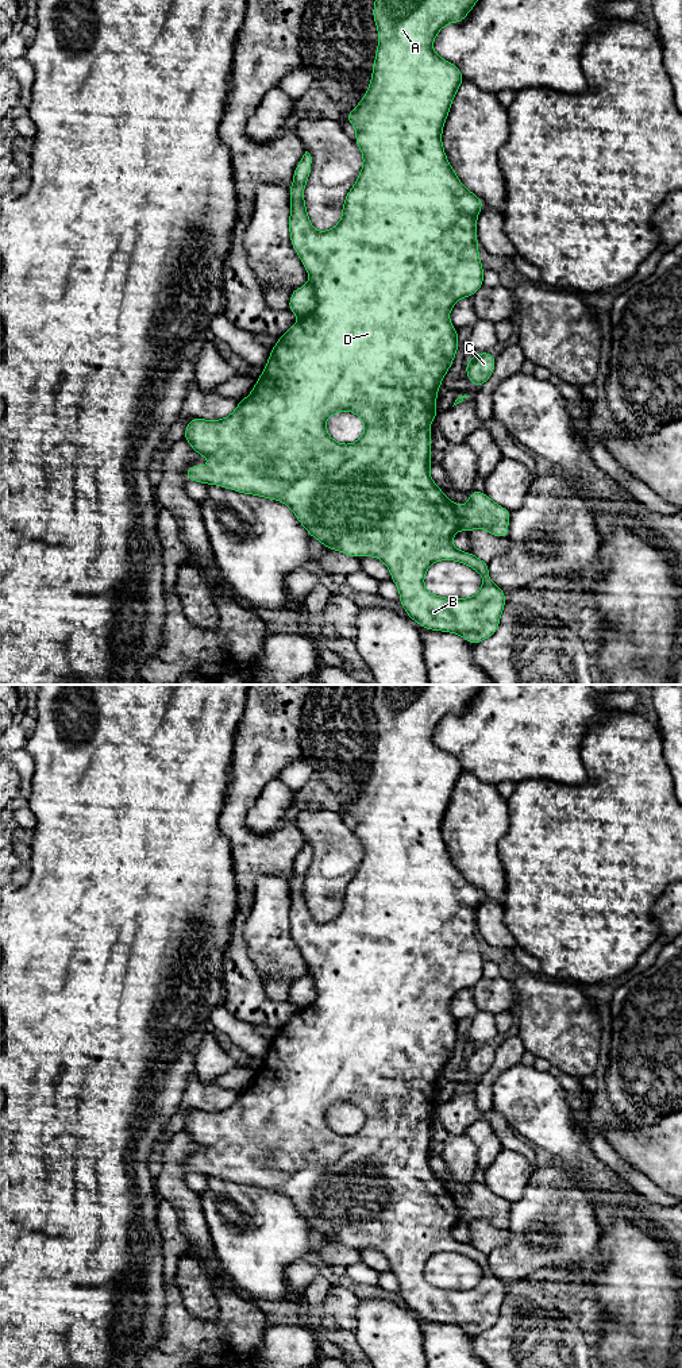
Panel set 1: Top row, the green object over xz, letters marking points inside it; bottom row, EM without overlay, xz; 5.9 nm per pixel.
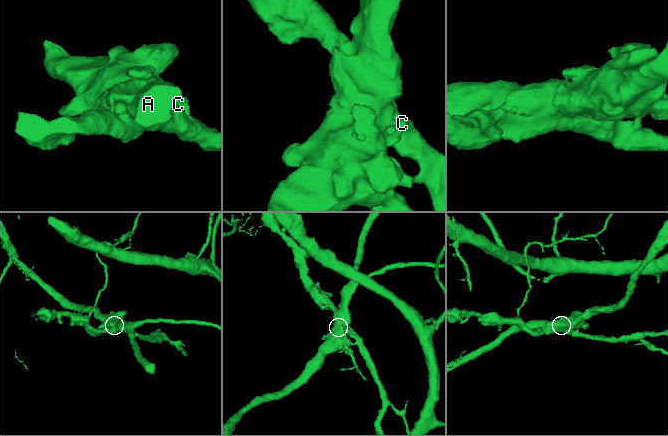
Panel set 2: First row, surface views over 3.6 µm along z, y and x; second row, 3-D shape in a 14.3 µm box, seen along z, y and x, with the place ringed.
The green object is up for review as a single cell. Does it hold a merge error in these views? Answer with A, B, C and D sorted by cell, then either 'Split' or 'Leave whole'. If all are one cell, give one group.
Groups: A B D / C. Split

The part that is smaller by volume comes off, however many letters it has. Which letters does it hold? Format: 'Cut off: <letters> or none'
Cut off: C

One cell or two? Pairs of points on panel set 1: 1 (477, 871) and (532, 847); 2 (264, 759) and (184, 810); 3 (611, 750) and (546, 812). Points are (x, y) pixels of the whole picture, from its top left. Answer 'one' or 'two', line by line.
1: two
2: two
3: one

